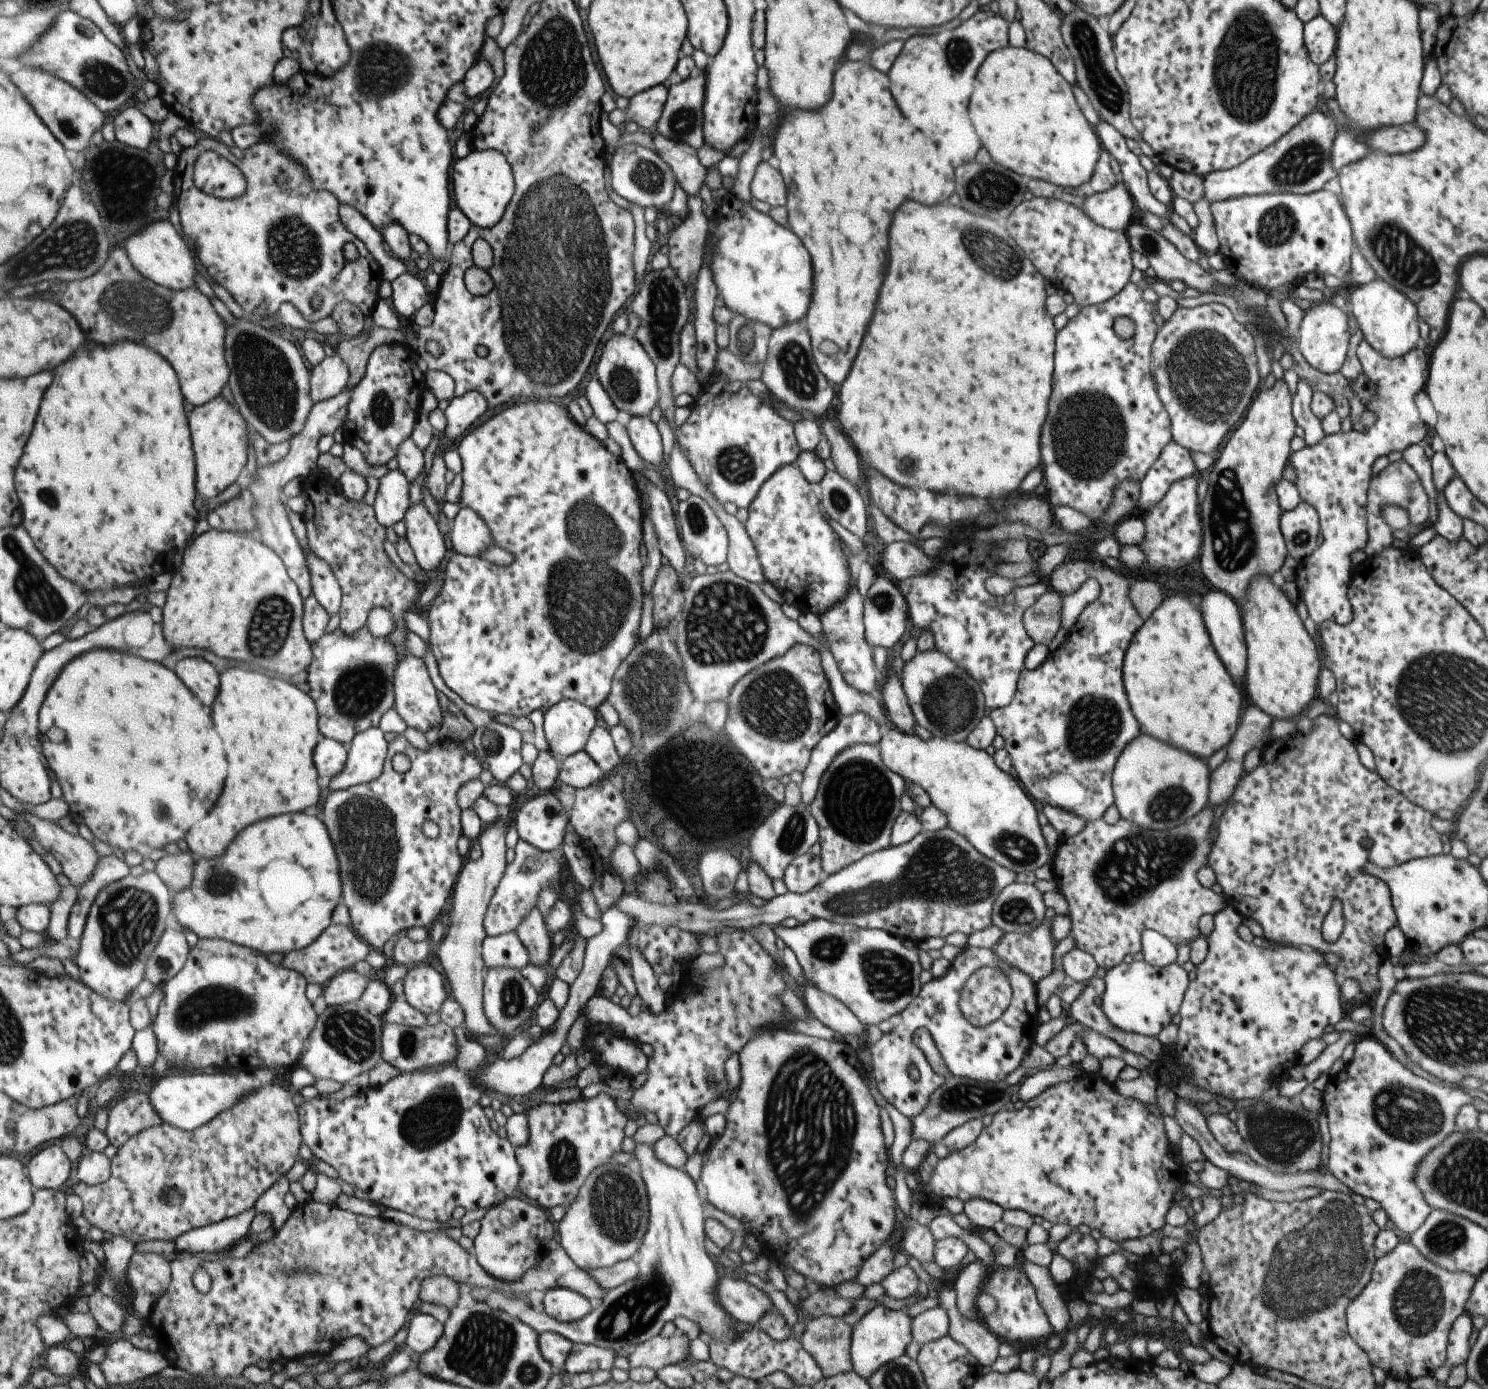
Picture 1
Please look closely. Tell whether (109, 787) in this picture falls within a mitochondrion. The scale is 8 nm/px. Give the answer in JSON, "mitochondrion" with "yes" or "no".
{"mitochondrion":"no"}

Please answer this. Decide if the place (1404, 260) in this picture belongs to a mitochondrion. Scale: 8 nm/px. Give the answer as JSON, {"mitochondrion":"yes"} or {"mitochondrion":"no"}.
{"mitochondrion":"yes"}

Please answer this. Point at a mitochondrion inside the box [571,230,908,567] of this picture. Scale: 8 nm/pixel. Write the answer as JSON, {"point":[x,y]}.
{"point":[662,306]}

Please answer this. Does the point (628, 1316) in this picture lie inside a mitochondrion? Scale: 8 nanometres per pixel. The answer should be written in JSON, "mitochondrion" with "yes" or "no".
{"mitochondrion":"yes"}

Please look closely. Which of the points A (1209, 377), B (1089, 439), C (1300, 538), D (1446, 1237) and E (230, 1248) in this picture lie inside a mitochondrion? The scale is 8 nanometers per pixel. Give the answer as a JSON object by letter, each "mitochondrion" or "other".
{"A":"mitochondrion","B":"mitochondrion","C":"mitochondrion","D":"mitochondrion","E":"other"}

